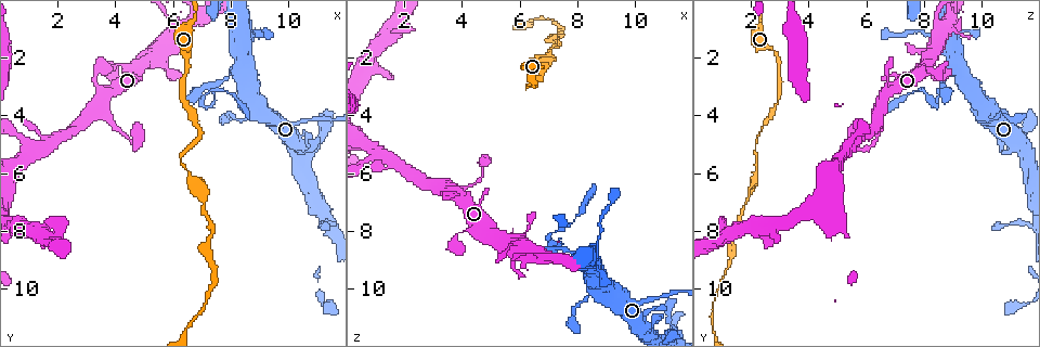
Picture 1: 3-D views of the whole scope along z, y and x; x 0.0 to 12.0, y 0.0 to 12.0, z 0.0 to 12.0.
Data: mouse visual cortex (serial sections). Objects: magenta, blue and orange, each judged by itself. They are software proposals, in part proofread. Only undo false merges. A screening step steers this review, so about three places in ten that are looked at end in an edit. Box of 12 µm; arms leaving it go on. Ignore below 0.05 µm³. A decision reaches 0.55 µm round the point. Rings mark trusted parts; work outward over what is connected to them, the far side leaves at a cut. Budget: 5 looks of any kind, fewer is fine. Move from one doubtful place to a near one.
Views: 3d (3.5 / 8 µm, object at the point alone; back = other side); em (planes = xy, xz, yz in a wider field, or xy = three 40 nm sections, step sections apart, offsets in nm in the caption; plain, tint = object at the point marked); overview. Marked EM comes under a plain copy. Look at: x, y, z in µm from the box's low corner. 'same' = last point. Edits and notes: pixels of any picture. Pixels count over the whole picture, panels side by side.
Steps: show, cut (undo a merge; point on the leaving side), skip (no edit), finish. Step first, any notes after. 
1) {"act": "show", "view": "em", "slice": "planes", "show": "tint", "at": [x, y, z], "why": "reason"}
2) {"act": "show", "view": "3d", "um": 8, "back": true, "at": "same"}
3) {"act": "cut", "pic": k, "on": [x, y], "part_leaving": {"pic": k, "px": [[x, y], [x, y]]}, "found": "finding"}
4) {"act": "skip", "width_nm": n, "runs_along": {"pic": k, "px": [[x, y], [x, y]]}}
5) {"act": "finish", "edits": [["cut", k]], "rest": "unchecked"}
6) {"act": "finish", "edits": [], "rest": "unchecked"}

{"act": "show", "view": "3d", "um": 3.5, "at": [3.3, 2.8, 6.8]}

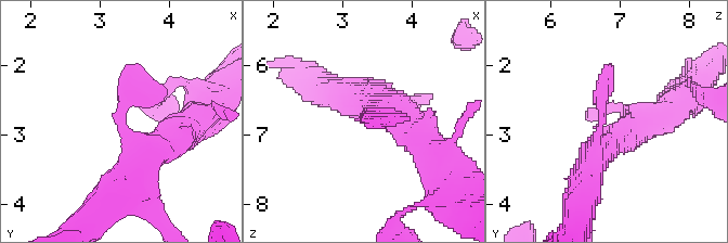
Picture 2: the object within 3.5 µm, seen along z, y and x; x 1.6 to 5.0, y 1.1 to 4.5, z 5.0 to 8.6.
{"act": "show", "view": "em", "slice": "planes", "show": "tint", "at": [3.35, 2.85, 6.70], "why": "shape alone is not enough"}

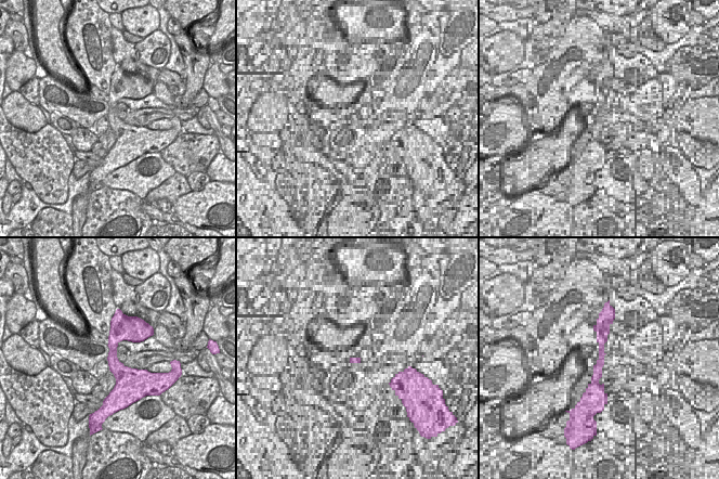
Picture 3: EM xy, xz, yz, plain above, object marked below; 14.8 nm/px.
{"act": "skip", "runs_along": {"pic": 3, "px": [[118, 324], [113, 362], [119, 387], [113, 393]]}, "found": "all the same cell"}

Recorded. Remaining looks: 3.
{"act": "show", "view": "3d", "um": 8, "back": true, "at": [6.3, 5.7, 2.2], "why": "abrupt turn"}

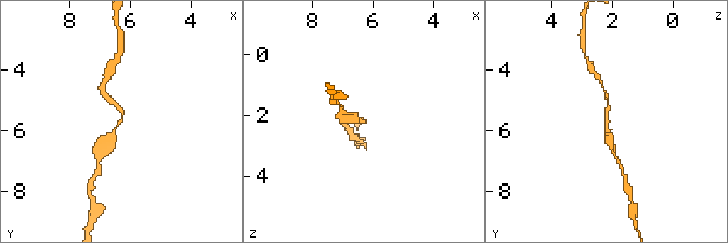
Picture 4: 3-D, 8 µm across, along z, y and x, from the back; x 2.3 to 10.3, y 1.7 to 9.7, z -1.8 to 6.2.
{"act": "show", "view": "3d", "um": 3.5, "at": [6.3, 5.6, 2.2]}

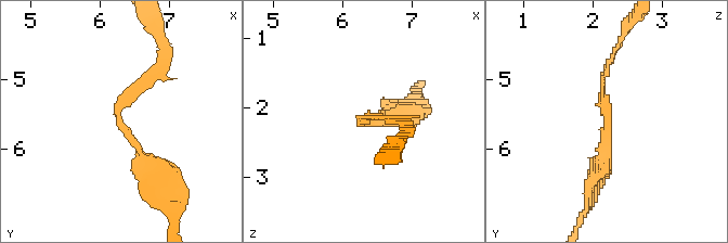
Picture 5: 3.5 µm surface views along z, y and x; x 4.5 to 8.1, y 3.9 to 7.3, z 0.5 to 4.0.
{"act": "show", "view": "em", "slice": "xy", "step": 5, "show": "tint", "at": [6.25, 5.60, 2.20], "arm_widths_nm": [100, 200]}

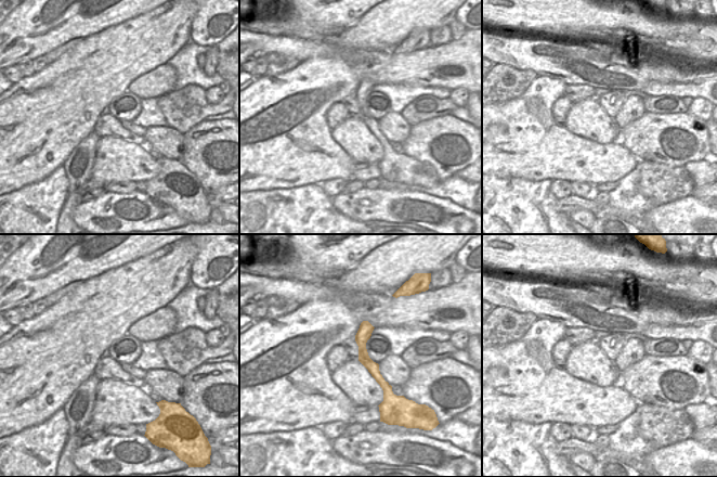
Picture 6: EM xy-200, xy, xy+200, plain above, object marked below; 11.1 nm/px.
{"act": "skip", "runs_along": {"pic": 5, "px": [[605, 71], [608, 130], [597, 174]]}, "found": "all the same cell"}

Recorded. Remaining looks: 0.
{"act": "finish", "edits": [], "rest": "unchecked"}

